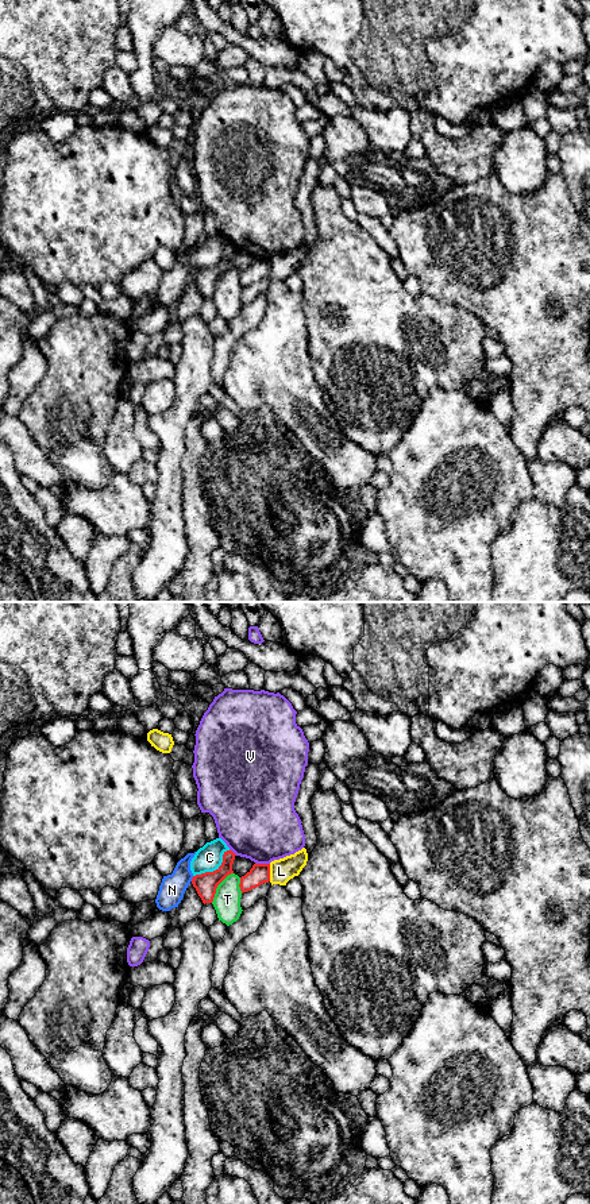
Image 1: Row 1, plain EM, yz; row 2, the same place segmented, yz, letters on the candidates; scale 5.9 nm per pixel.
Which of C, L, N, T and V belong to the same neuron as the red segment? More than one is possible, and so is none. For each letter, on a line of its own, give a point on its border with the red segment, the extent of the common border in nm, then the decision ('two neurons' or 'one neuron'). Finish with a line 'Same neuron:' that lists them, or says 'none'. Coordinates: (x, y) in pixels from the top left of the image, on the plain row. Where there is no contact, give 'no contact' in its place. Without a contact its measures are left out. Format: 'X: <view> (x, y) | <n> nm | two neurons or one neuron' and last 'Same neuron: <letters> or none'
C: yz (213, 266) | 280 nm | two neurons
L: yz (269, 267) | 100 nm | two neurons
N: yz (192, 274) | 40 nm | two neurons
T: yz (216, 282) | 220 nm | two neurons
V: yz (262, 259) | 90 nm | two neurons
Same neuron: none

